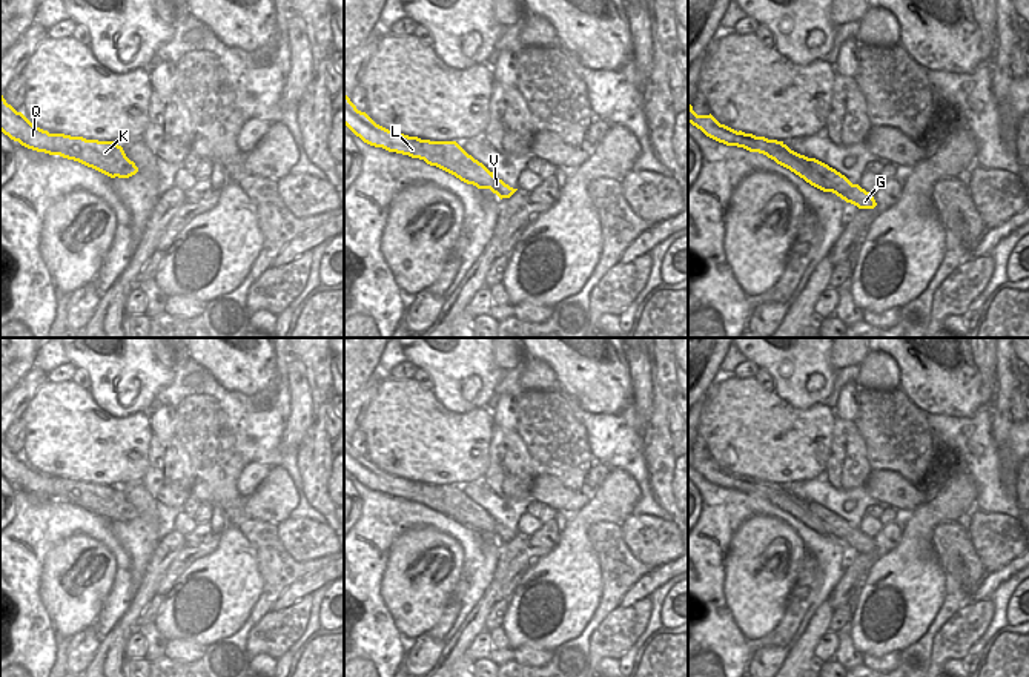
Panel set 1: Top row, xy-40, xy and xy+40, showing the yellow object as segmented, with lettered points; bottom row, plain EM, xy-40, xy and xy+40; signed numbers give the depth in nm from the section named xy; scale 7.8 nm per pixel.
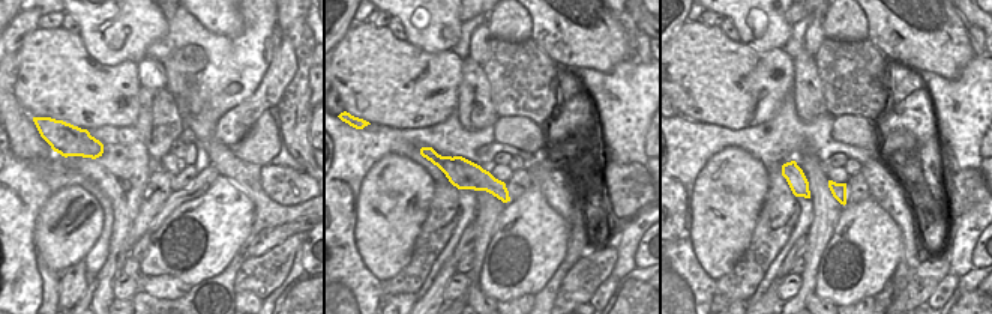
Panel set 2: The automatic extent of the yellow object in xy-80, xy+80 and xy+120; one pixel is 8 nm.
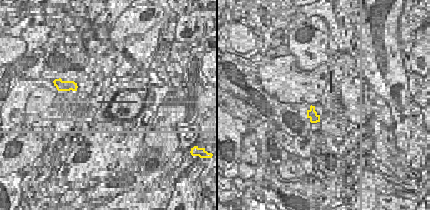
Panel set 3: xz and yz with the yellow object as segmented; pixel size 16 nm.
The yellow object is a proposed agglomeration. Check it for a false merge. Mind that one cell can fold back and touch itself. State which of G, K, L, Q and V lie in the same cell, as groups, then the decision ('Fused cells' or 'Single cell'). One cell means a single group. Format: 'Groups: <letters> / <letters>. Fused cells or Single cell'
Groups: G K V / L Q. Fused cells

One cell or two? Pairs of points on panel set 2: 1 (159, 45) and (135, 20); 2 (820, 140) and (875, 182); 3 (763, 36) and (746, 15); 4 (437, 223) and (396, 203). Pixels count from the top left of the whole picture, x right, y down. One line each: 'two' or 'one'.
1: two
2: two
3: one
4: two

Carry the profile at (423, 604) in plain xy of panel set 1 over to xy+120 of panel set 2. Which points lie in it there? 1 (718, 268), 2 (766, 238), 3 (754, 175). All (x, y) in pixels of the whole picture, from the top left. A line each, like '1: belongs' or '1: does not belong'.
1: belongs
2: does not belong
3: belongs

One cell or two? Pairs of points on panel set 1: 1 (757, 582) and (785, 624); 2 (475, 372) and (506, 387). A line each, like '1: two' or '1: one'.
1: two
2: two

